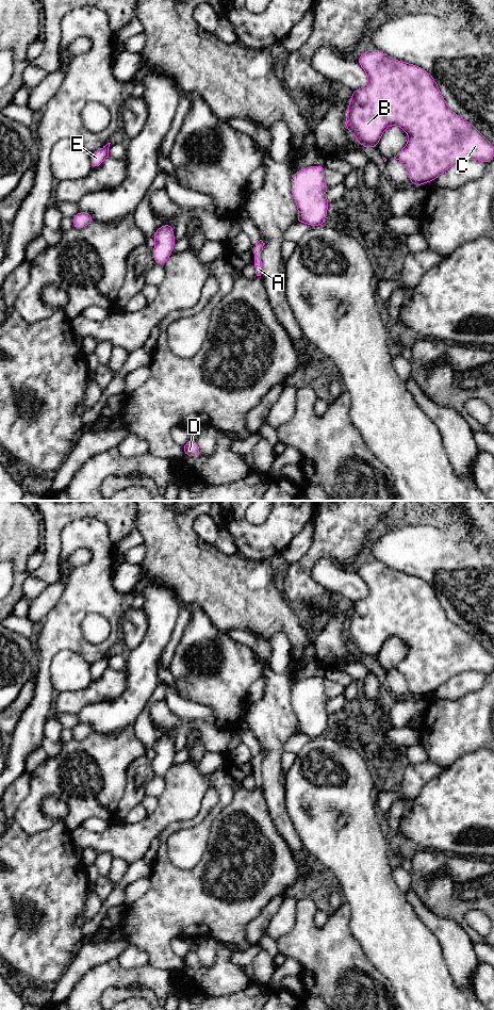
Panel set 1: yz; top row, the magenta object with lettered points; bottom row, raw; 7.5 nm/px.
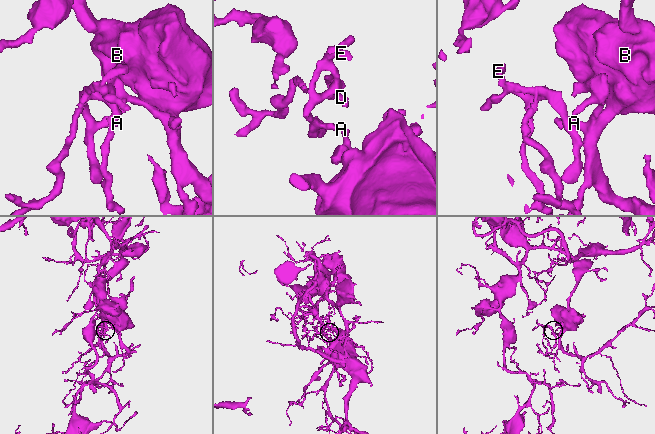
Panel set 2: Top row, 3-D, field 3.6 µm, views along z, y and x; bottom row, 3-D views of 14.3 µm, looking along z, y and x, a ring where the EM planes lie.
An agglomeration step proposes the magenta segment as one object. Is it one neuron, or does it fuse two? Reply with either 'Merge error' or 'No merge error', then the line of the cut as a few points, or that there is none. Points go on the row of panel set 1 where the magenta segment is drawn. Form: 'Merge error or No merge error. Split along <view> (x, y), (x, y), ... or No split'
No merge error. No split

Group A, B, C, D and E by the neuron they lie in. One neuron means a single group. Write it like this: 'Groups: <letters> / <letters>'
Groups: A B C D E

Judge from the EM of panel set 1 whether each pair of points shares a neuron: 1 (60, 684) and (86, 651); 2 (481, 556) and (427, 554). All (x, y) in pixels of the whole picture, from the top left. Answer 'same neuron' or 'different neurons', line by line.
1: different neurons
2: same neuron

